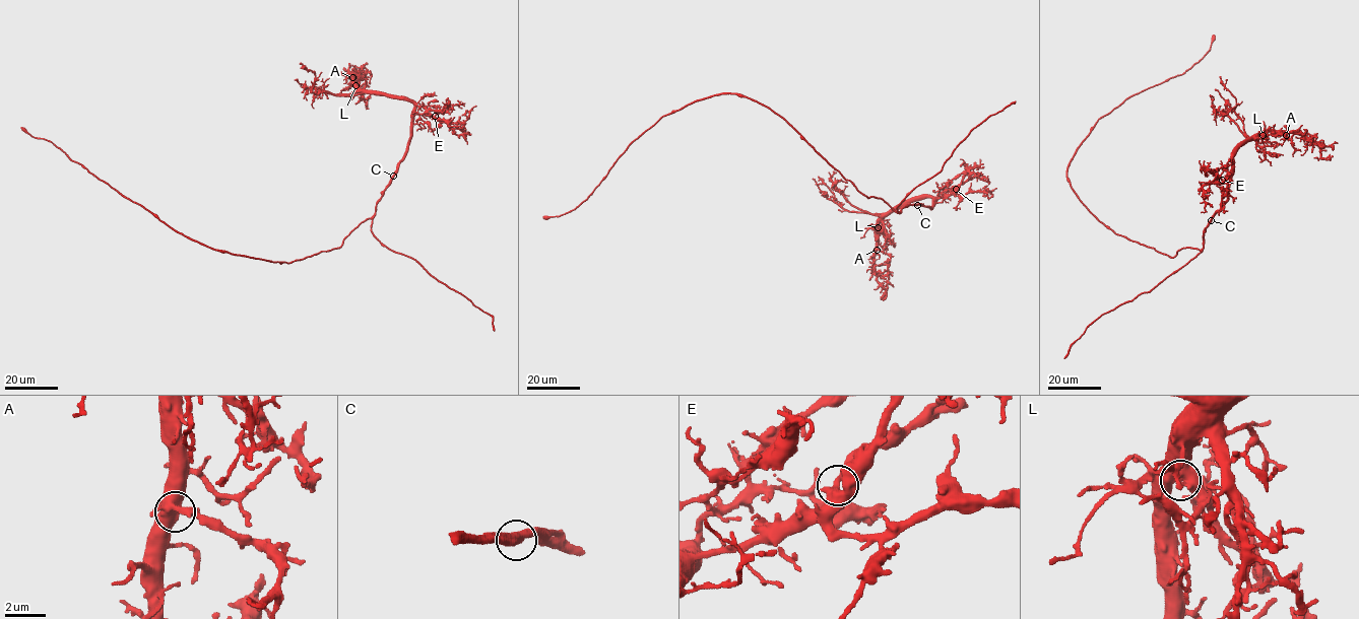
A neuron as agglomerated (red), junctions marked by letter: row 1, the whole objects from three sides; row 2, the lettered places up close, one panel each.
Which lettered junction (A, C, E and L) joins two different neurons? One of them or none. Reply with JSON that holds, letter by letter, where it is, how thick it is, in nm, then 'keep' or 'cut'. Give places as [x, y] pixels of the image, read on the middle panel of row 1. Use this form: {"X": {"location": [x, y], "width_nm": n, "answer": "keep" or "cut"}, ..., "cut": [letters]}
{"A": {"location": [877, 250], "width_nm": 380, "answer": "keep"}, "C": {"location": [917, 205], "width_nm": 480, "answer": "keep"}, "E": {"location": [956, 189], "width_nm": 400, "answer": "keep"}, "L": {"location": [878, 227], "width_nm": 650, "answer": "keep"}, "cut": []}

